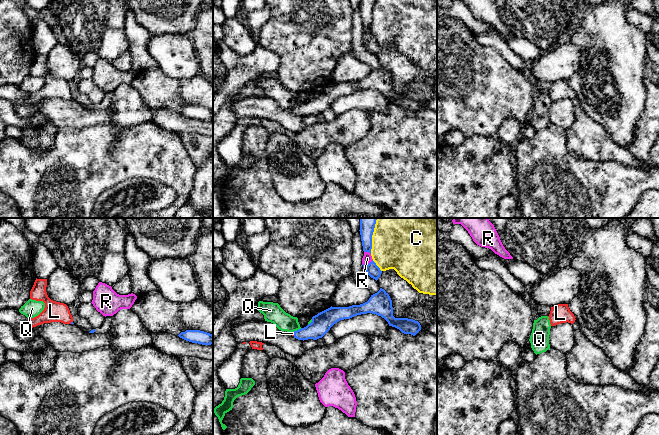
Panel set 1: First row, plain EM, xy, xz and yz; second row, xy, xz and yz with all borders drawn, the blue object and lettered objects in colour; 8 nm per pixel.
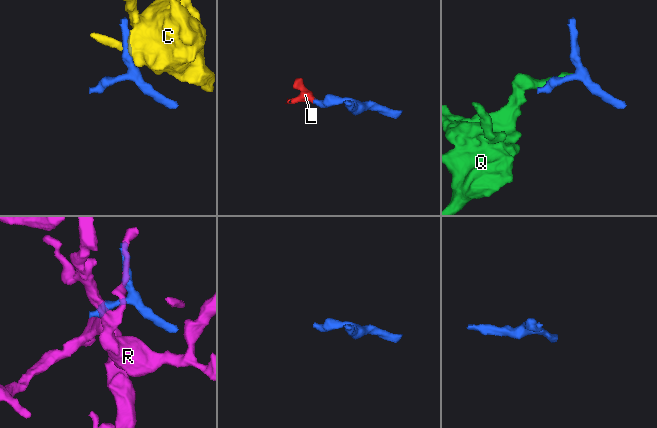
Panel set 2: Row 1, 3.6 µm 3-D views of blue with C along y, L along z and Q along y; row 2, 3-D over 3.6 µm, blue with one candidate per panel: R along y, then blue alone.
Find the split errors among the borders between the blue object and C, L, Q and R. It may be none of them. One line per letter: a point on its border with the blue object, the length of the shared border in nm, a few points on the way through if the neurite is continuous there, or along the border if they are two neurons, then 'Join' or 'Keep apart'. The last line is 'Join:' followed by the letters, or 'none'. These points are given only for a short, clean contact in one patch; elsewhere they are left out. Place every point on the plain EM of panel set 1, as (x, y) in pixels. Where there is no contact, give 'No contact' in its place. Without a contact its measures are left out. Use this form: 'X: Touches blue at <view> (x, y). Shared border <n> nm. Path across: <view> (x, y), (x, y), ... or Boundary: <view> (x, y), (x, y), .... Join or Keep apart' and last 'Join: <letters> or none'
C: Touches blue at xz (371, 15). Shared border 240 nm. Keep apart
L: Touches blue at xz (294, 110). Shared border 30 nm. Path across: xz (321, 99), (313, 107), (294, 110), (292, 109). Join
Q: Touches blue at xz (297, 106). Shared border 80 nm. Boundary: xz (301, 104), (293, 107). Keep apart
R: Touches blue at xz (368, 40). Shared border 100 nm. Keep apart
Join: L

